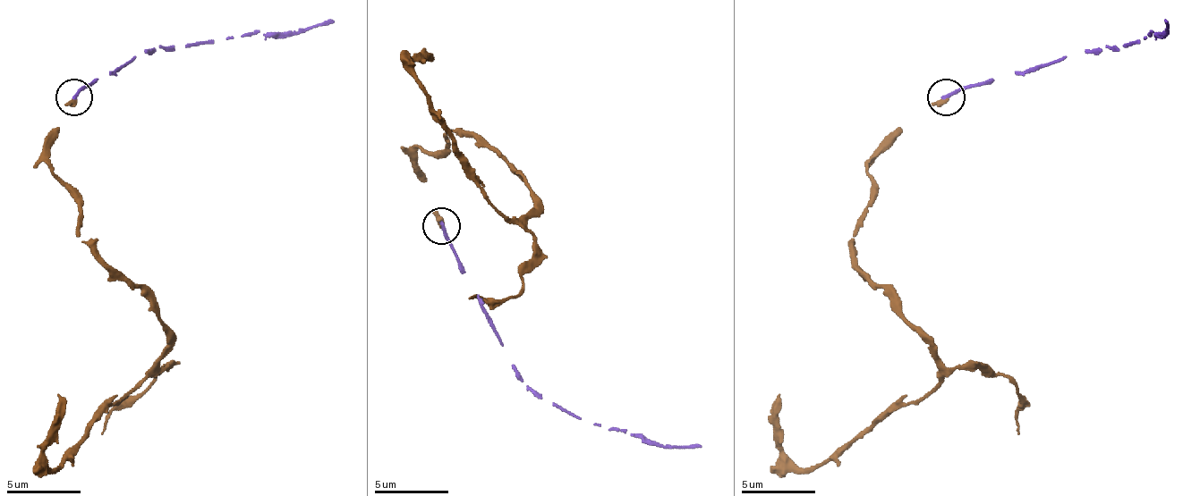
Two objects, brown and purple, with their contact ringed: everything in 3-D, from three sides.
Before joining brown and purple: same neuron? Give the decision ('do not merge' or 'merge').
do not merge

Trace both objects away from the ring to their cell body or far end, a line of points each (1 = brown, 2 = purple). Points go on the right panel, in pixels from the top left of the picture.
1: (947, 98), (869, 161), (872, 194), (850, 242), (940, 372), (810, 468), (784, 449), (780, 394)
2: (947, 98), (995, 79), (1106, 46), (1147, 38), (1151, 31), (1166, 31), (1166, 21)

